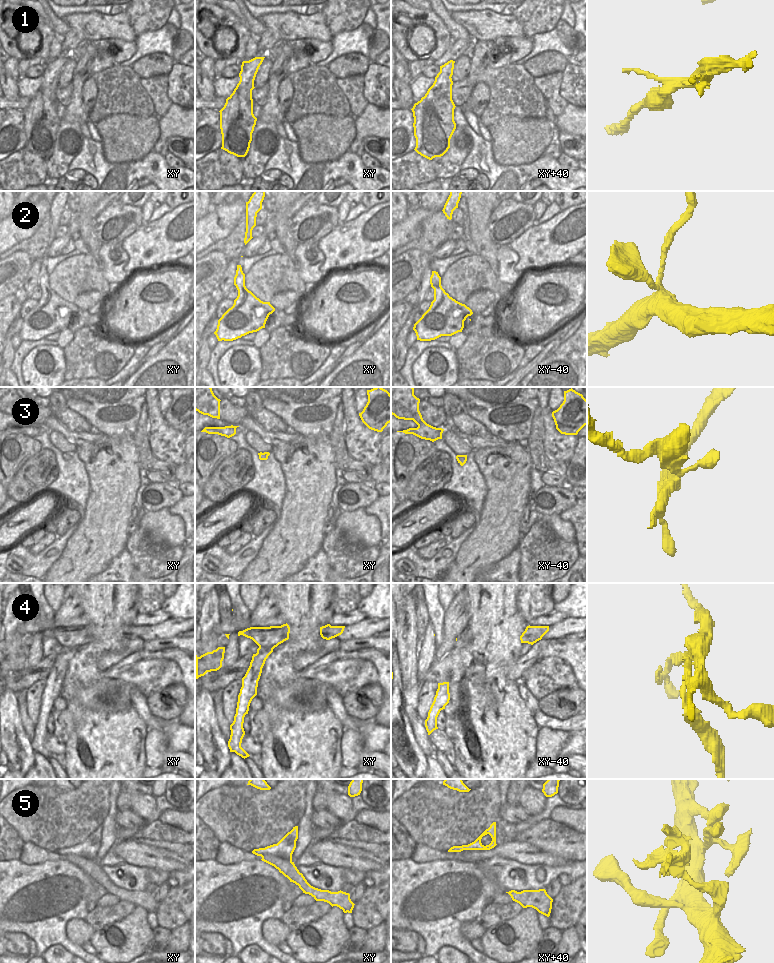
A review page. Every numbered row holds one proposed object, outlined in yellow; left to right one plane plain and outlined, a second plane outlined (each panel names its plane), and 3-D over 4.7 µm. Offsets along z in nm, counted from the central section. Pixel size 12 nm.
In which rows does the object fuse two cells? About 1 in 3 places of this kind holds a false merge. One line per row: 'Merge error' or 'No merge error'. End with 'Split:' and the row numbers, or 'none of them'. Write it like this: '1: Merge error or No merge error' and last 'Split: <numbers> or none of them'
1: Merge error
2: Merge error
3: Merge error
4: Merge error
5: No merge error
Split: 1, 2, 3, 4.

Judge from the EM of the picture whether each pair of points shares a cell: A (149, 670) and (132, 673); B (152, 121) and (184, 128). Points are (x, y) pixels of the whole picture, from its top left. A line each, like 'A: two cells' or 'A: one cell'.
A: one cell
B: two cells

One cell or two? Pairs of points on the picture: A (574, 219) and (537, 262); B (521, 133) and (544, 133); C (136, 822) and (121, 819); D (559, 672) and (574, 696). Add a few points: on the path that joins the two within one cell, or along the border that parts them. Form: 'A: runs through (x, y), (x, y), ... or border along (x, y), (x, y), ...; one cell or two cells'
A: runs through (570, 230), (548, 251); one cell
B: runs through (527, 133), (538, 133); one cell
C: runs through (132, 821), (125, 819); one cell
D: border along (576, 687), (562, 687), (546, 696); two cells

